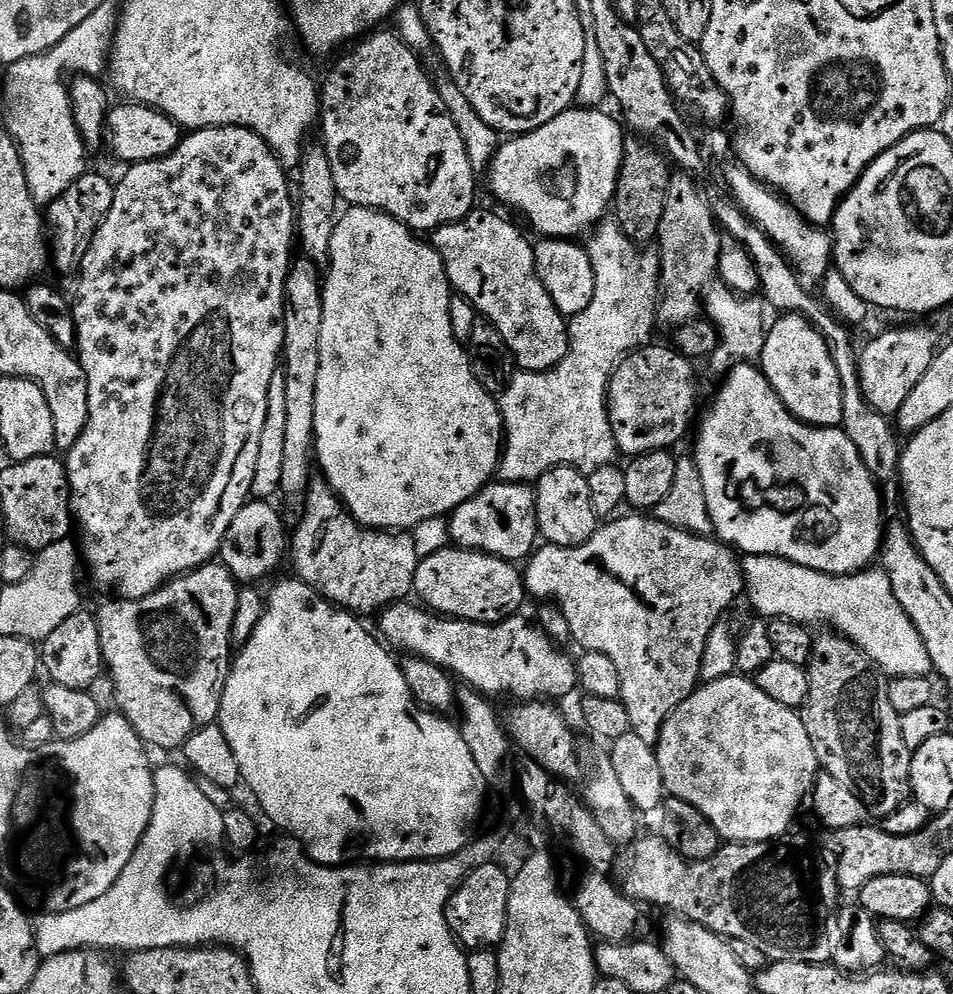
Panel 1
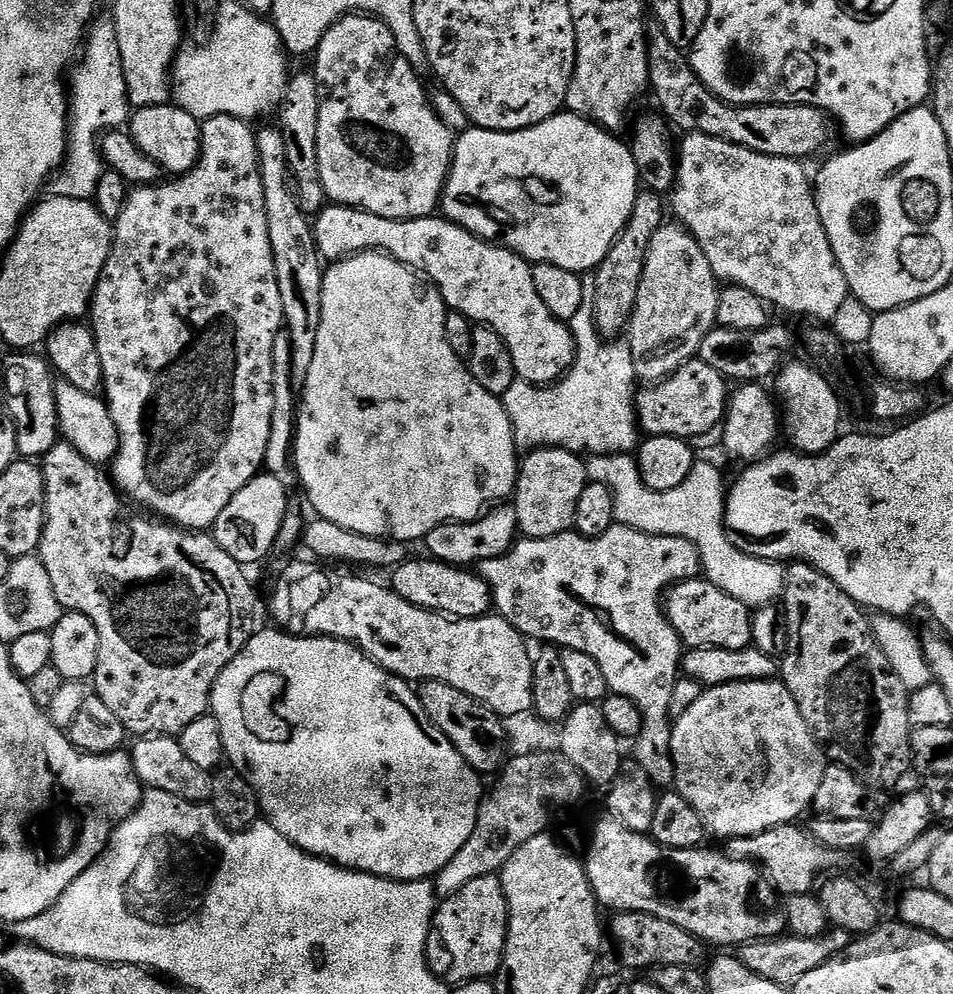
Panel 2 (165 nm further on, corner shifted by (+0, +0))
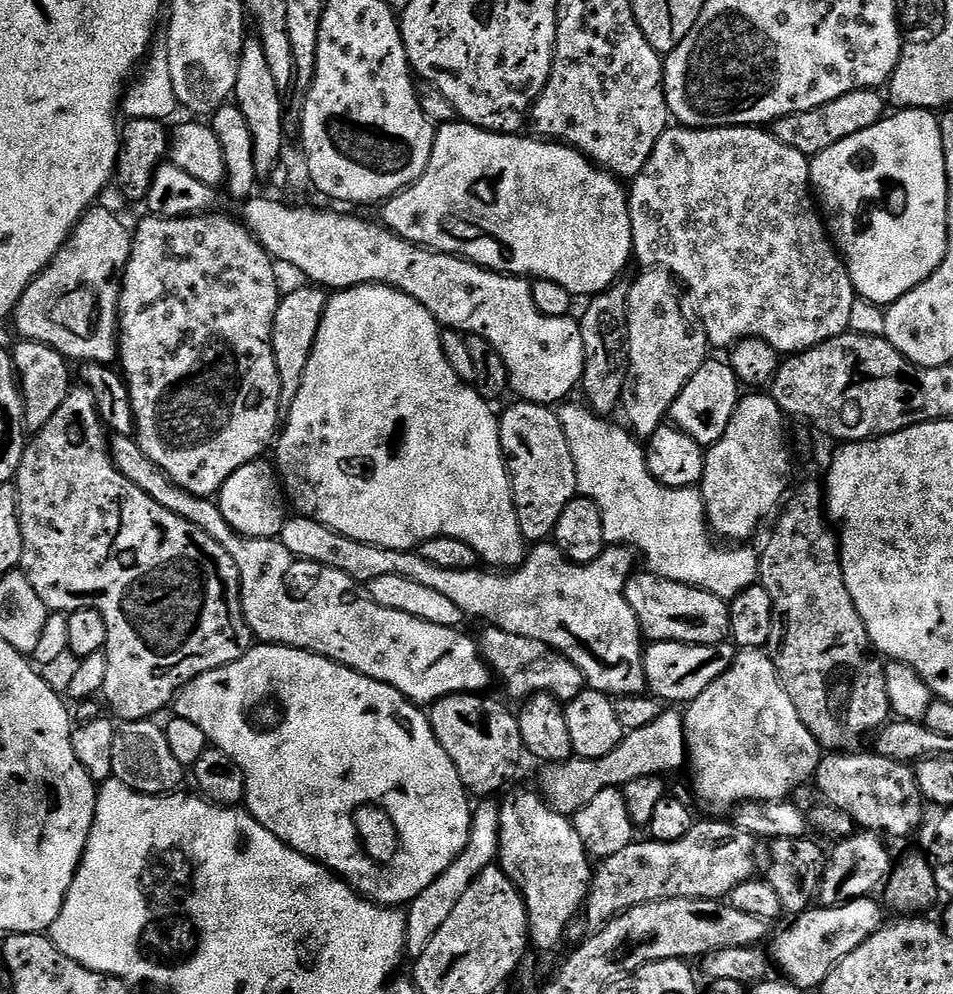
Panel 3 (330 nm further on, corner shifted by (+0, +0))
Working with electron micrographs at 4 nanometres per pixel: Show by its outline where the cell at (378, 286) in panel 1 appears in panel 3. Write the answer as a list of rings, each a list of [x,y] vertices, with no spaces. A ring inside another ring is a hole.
[[[359,284],[356,288],[346,288],[329,295],[324,317],[318,326],[318,338],[314,342],[314,350],[310,354],[310,362],[306,362],[306,370],[302,374],[302,386],[298,390],[298,398],[294,398],[294,402],[286,409],[286,419],[279,429],[278,439],[274,444],[274,453],[276,452],[274,467],[280,478],[282,492],[286,497],[287,503],[291,505],[291,507],[293,504],[293,506],[296,507],[293,509],[295,509],[299,515],[310,518],[314,522],[322,522],[322,526],[326,526],[330,530],[334,530],[346,538],[354,538],[358,542],[377,544],[383,548],[389,548],[390,550],[410,552],[419,549],[426,542],[430,542],[439,536],[458,538],[458,542],[466,542],[466,546],[473,548],[476,551],[477,557],[479,557],[483,563],[484,560],[488,563],[485,565],[487,565],[489,569],[511,570],[519,568],[526,555],[526,541],[522,534],[522,530],[518,526],[518,514],[514,506],[514,498],[512,497],[512,480],[508,476],[508,462],[504,459],[504,451],[500,445],[500,422],[497,413],[495,411],[492,413],[493,405],[478,395],[475,387],[473,387],[471,383],[460,380],[458,374],[454,374],[454,366],[450,366],[450,362],[446,362],[446,354],[442,350],[441,331],[442,325],[432,317],[430,310],[426,310],[426,306],[422,306],[422,302],[410,298],[410,294],[399,292],[397,288],[387,288],[385,284]]]

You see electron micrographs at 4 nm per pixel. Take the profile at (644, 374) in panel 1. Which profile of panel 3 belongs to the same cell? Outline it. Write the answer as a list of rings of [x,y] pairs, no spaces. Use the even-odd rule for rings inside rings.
[[[705,360],[704,365],[694,374],[694,378],[686,382],[682,394],[678,394],[670,409],[671,423],[690,434],[694,442],[705,446],[716,444],[718,438],[726,434],[726,426],[730,426],[730,418],[734,418],[736,404],[742,395],[742,385],[736,379],[731,364],[720,360]]]

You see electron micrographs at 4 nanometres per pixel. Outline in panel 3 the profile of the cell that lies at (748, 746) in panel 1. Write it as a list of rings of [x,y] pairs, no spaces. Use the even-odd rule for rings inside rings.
[[[741,651],[730,666],[730,670],[726,670],[726,674],[722,674],[722,678],[718,678],[718,682],[710,682],[710,686],[706,686],[706,690],[702,690],[702,694],[698,694],[698,698],[694,698],[687,705],[683,718],[684,737],[688,743],[688,760],[690,761],[690,768],[692,764],[692,776],[696,779],[696,792],[708,804],[717,804],[720,808],[729,807],[728,809],[731,809],[741,802],[750,800],[787,800],[793,795],[791,792],[799,784],[804,784],[807,780],[809,783],[813,779],[816,768],[820,765],[820,757],[822,755],[820,744],[814,738],[814,734],[810,734],[810,730],[802,722],[798,710],[794,710],[794,702],[790,698],[790,694],[786,694],[786,690],[780,681],[780,676],[776,673],[772,657],[767,651]]]

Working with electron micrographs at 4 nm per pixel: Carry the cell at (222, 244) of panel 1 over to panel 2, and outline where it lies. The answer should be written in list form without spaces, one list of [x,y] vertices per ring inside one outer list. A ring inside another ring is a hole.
[[[215,116],[203,121],[200,157],[190,171],[169,179],[169,184],[157,182],[136,186],[129,191],[126,206],[114,221],[110,258],[100,275],[90,309],[90,327],[98,342],[98,354],[102,354],[102,392],[120,435],[120,448],[110,465],[111,479],[133,505],[175,524],[177,528],[193,532],[211,529],[218,514],[230,506],[234,494],[261,475],[266,442],[270,442],[270,414],[274,410],[274,338],[278,338],[284,328],[284,311],[282,294],[278,294],[270,230],[266,226],[266,194],[262,194],[256,132],[248,128],[251,127],[245,121],[233,116]]]

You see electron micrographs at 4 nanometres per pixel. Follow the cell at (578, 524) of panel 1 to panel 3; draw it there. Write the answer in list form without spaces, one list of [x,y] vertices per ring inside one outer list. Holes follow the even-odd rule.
[[[515,403],[499,413],[500,445],[508,462],[518,526],[525,541],[544,542],[555,533],[562,510],[578,495],[576,467],[559,415],[543,404]]]

